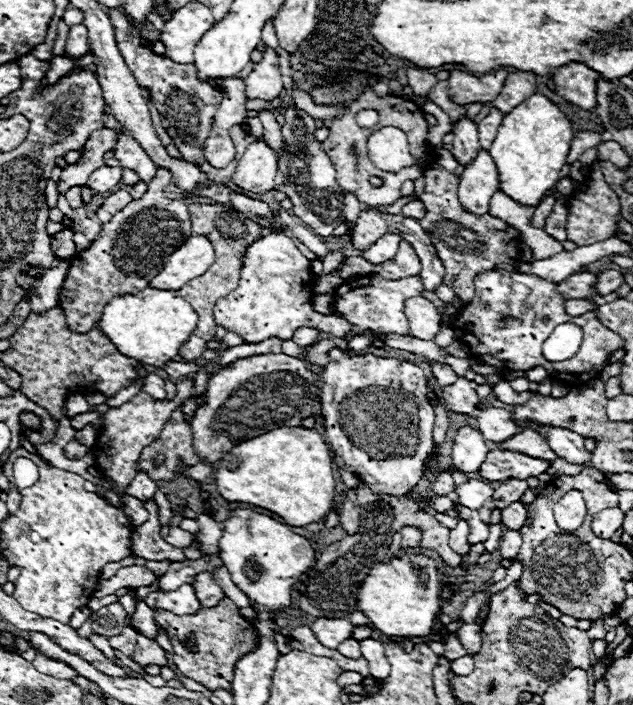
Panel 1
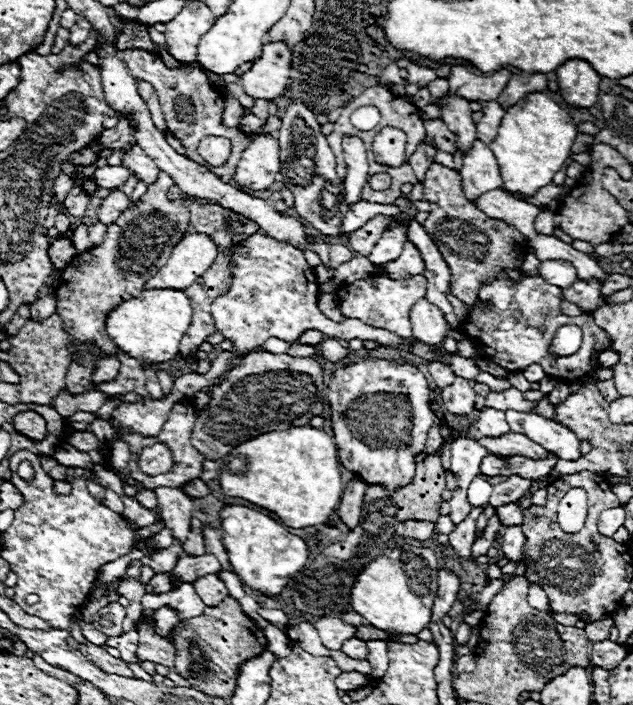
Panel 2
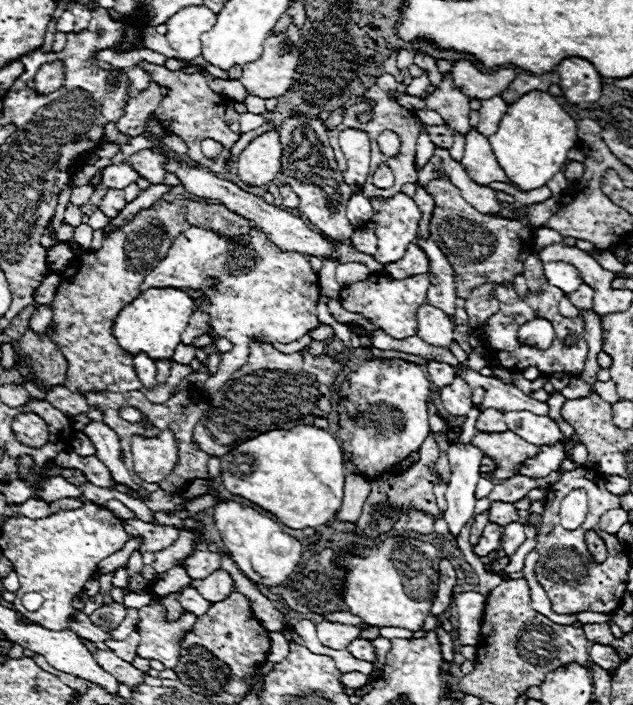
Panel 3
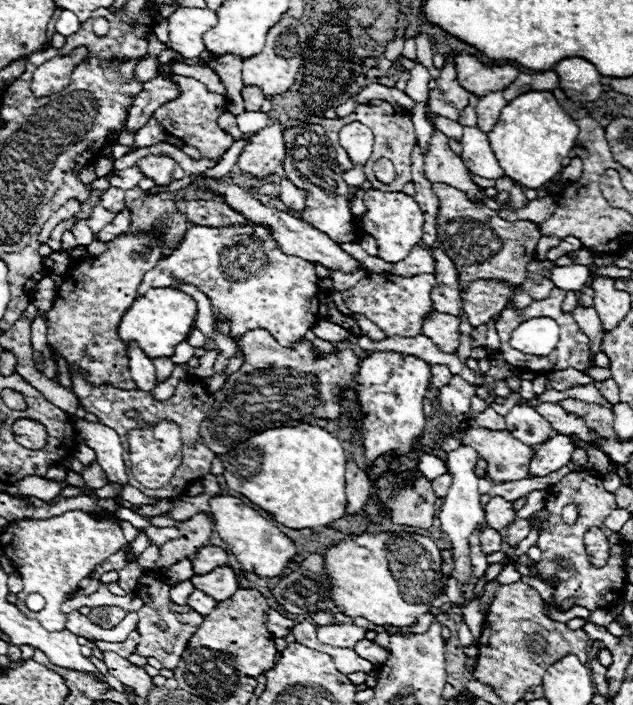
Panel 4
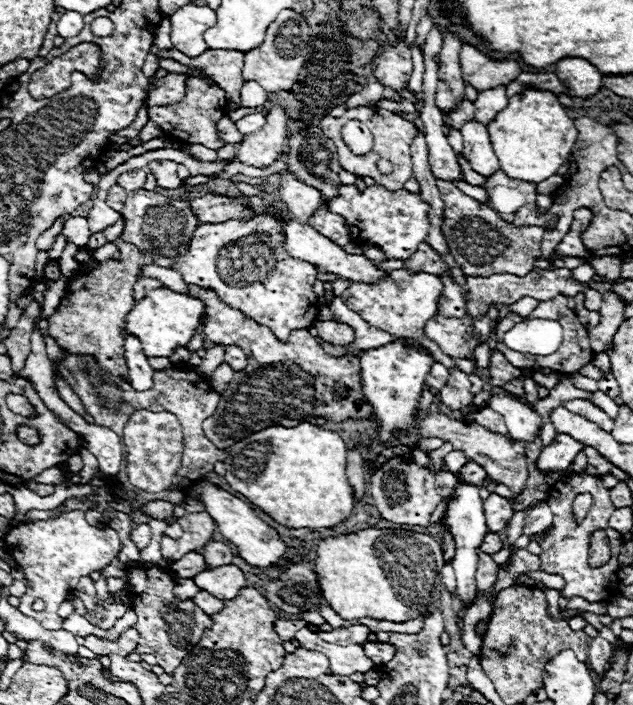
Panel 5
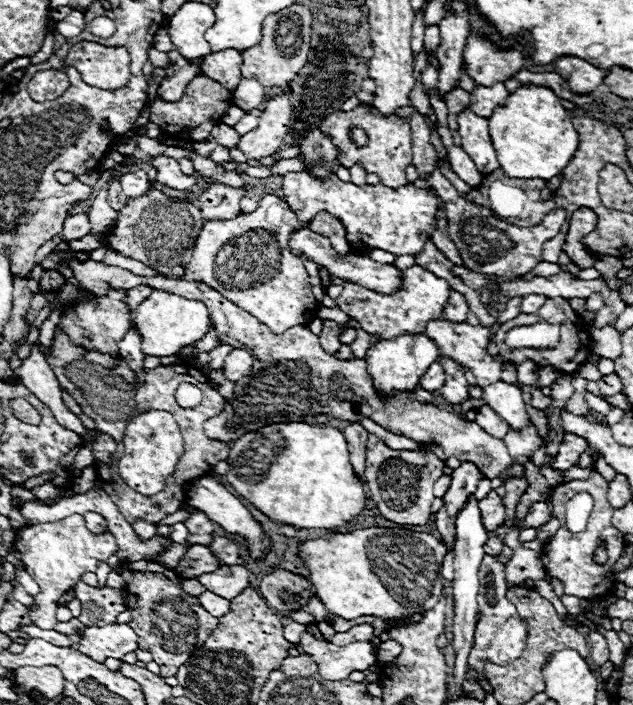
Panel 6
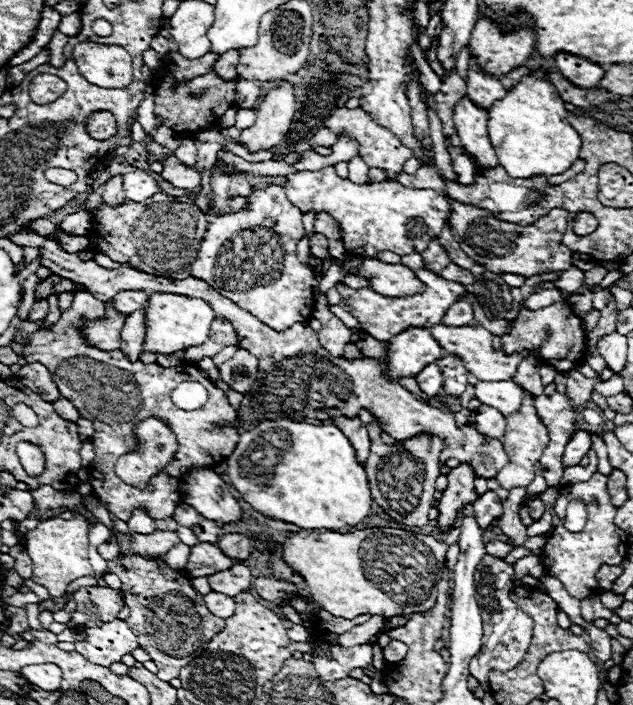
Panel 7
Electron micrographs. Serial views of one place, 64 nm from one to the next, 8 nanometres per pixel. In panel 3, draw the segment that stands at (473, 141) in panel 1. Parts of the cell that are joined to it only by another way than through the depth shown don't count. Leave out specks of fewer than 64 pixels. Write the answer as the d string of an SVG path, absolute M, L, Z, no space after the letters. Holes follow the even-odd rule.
M446 74L444 76L444 82L440 84L440 88L436 92L432 92L432 96L428 100L420 100L416 96L408 96L408 94L396 94L396 92L390 92L390 98L398 100L404 108L408 110L420 110L420 108L430 108L430 110L436 110L444 122L460 132L462 136L466 136L472 126L470 126L470 98L464 96L456 86L452 86L452 76Z

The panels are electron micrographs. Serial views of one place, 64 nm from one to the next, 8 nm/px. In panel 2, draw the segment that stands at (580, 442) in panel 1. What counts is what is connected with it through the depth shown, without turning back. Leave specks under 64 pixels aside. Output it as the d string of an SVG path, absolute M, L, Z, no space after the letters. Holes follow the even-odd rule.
M508 410L506 418L512 430L528 434L534 442L546 446L546 450L552 450L552 454L556 454L558 458L564 458L564 460L582 458L580 440L566 426L560 426L536 414L526 414L526 412L516 412L516 410Z

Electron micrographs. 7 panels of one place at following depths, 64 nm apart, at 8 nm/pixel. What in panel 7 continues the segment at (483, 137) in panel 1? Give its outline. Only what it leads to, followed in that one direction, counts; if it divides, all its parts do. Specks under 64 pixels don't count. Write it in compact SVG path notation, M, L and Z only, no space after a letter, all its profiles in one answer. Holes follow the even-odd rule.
M470 60L470 72L468 72L468 98L476 102L482 110L488 110L496 100L506 96L506 88L500 84L498 78L484 76L478 66Z

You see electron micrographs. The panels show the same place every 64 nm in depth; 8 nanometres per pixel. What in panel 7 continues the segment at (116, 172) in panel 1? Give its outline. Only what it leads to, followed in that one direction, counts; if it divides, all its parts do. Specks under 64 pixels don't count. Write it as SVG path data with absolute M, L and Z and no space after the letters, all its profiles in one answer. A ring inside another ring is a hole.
M144 170L124 174L124 192L126 198L132 202L144 202L150 196L154 196L158 190L160 188L156 186L156 180Z

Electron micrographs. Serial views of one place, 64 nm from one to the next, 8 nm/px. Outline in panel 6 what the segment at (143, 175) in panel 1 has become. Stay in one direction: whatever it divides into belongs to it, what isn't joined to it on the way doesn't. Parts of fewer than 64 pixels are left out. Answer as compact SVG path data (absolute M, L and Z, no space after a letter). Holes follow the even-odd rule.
M166 156L156 158L156 160L152 160L152 166L158 170L156 180L174 190L190 190L198 182L198 178L194 178L194 176L184 176L174 158L166 158Z

